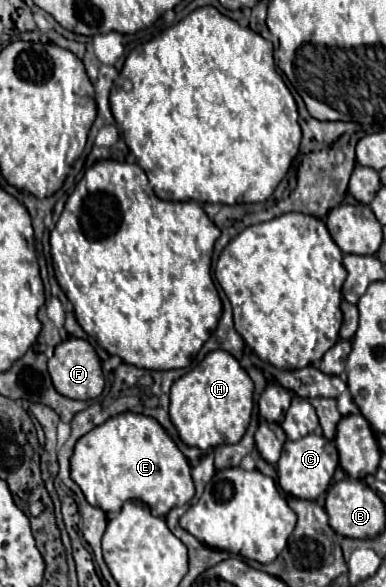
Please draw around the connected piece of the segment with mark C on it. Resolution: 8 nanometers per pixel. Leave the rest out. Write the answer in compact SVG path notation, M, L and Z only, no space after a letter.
M309 433L299 441L287 441L281 451L281 459L277 463L277 481L285 493L291 493L297 499L317 499L327 491L331 477L337 469L337 449L323 435Z

